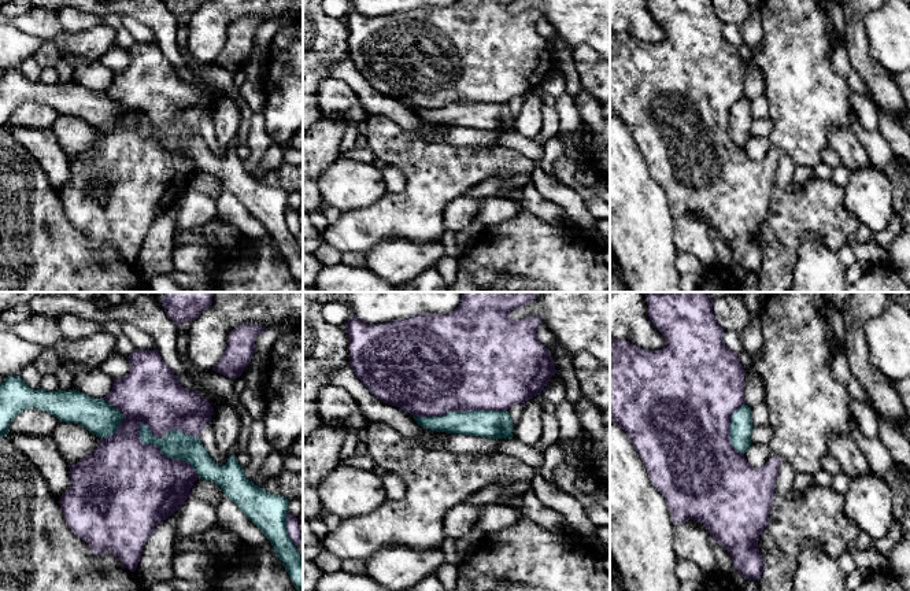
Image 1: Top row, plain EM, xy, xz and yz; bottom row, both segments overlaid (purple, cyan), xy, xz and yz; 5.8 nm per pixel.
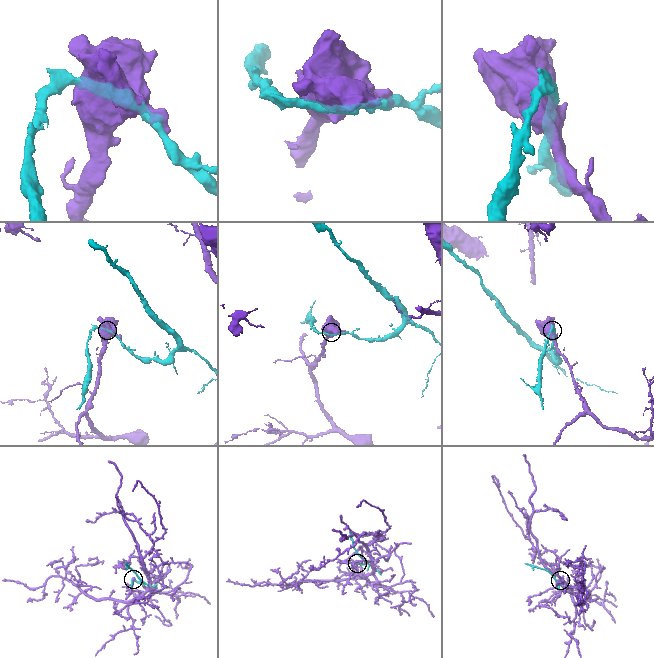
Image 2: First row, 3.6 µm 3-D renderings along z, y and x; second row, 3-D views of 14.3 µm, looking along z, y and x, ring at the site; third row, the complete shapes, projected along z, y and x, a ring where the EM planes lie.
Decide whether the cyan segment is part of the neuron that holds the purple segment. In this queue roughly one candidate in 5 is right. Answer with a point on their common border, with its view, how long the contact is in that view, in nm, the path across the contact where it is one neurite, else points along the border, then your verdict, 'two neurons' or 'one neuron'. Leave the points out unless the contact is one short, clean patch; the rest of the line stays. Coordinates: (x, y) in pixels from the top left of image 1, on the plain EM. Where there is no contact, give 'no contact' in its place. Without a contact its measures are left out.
contact xy (162, 147); length 480 nm; two neurons

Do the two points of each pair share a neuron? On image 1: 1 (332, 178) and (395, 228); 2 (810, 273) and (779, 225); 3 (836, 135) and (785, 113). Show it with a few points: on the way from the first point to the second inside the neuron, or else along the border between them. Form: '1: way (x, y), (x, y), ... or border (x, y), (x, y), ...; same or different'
1: border (387, 192), (370, 204), (343, 213); different
2: border (813, 232), (802, 240), (791, 277); different
3: border (850, 126), (833, 126), (828, 133), (828, 144); different

